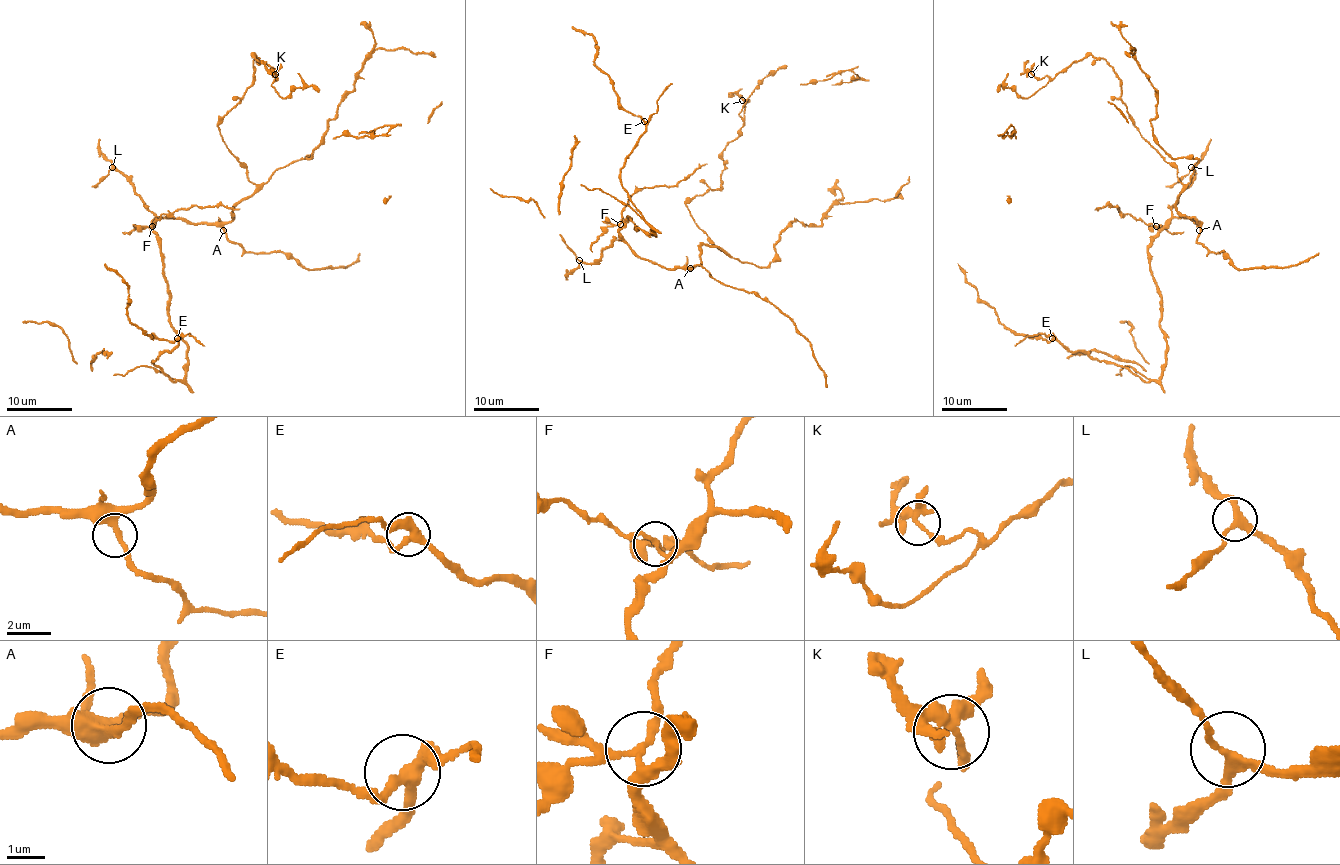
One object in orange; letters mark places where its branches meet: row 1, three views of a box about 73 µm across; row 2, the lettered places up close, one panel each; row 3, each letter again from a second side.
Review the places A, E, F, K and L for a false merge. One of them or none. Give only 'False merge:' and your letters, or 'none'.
False merge: F

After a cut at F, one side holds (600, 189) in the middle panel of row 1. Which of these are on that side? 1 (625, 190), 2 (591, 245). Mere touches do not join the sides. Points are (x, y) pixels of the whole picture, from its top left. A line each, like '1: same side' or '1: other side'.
1: same side
2: other side

